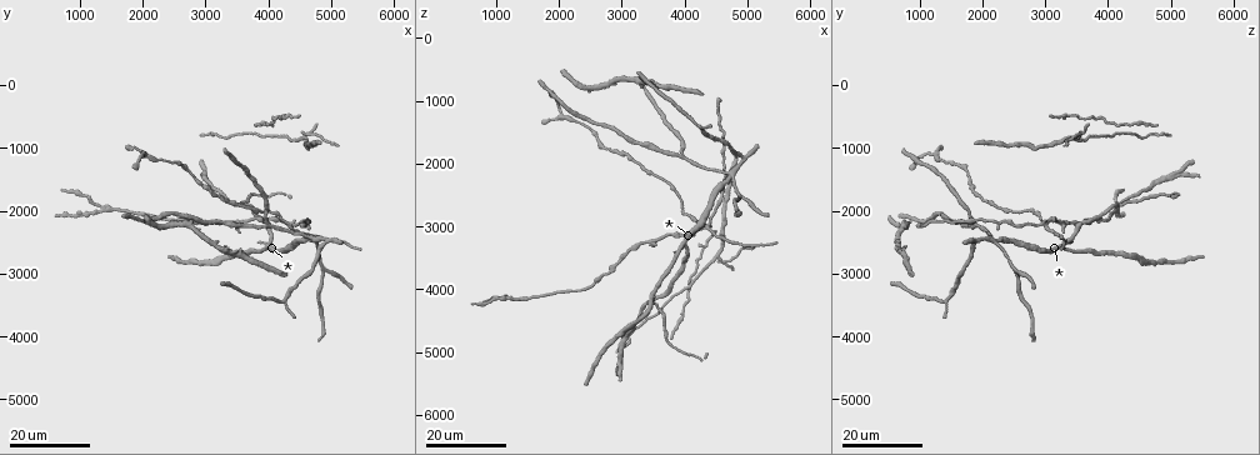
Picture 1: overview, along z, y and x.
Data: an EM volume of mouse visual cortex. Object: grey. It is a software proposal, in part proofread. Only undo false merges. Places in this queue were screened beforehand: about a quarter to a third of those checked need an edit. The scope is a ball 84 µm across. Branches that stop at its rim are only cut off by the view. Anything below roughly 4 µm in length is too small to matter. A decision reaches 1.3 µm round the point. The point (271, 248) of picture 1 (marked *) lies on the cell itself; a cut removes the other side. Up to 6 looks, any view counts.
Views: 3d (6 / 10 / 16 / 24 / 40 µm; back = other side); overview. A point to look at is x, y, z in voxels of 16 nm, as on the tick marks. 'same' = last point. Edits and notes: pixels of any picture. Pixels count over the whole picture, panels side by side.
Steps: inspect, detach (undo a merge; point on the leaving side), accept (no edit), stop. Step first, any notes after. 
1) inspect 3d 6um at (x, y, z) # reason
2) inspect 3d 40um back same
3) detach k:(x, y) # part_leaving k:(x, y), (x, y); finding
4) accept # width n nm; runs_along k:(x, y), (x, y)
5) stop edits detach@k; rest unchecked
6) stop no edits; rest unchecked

inspect 3d 24um at (4300, 2250, 3000) # four-way junction

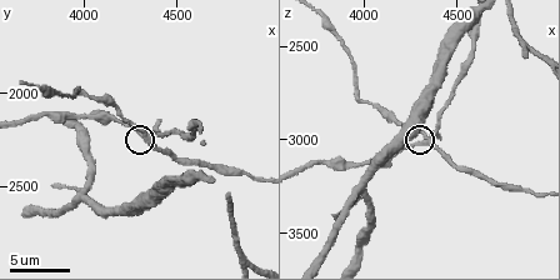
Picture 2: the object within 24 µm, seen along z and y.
inspect 3d 6um at (4320, 2240, 2980)

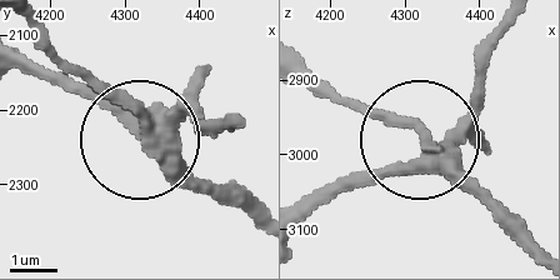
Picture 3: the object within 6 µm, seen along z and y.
detach 3:(208, 66) # arms 4; part_leaving 3:(168, 125), (188, 118), (223, 129); a second cell is stuck on

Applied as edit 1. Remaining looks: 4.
inspect overview # see it whole again

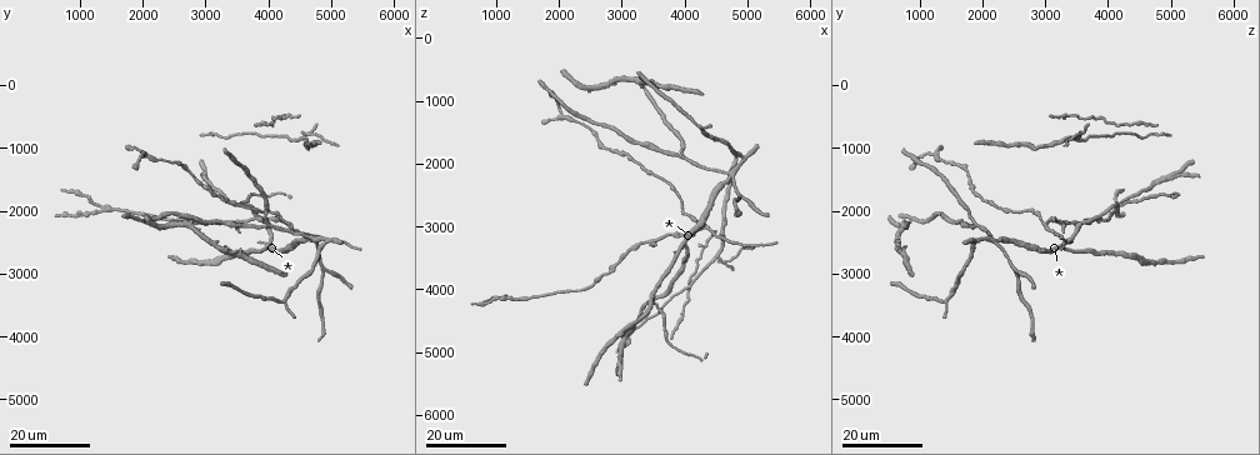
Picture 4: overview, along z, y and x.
inspect 3d 16um at (4950, 2500, 1900) # three arms meet

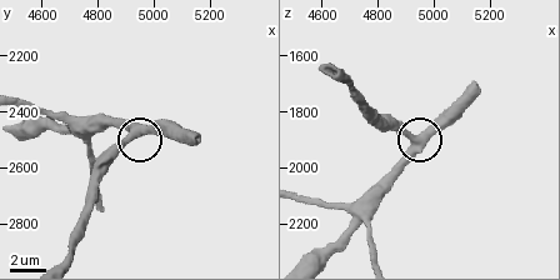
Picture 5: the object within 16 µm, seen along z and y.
inspect 3d 10um at (4920, 2490, 1890)

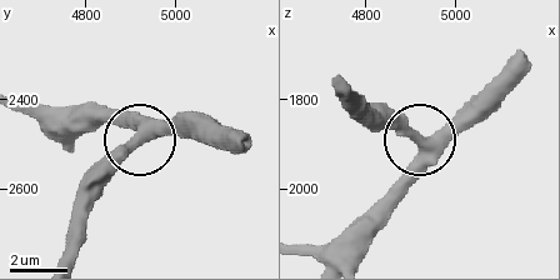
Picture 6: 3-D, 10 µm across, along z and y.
accept # width 380 nm; one cell here

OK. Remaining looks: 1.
stop edits detach@3; rest unchecked

